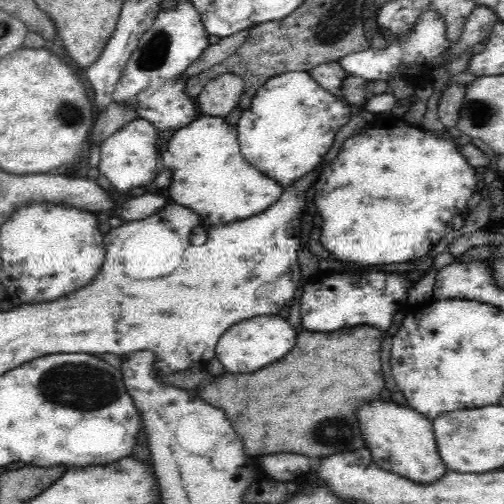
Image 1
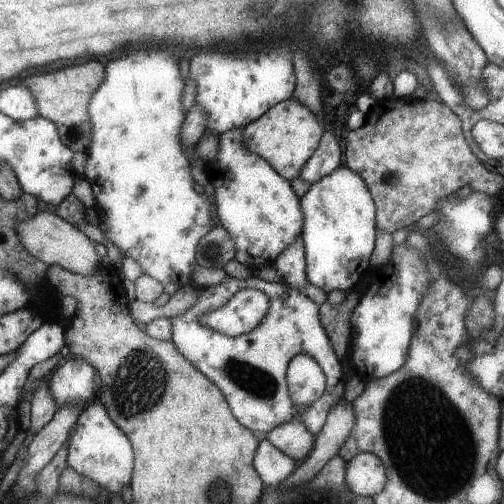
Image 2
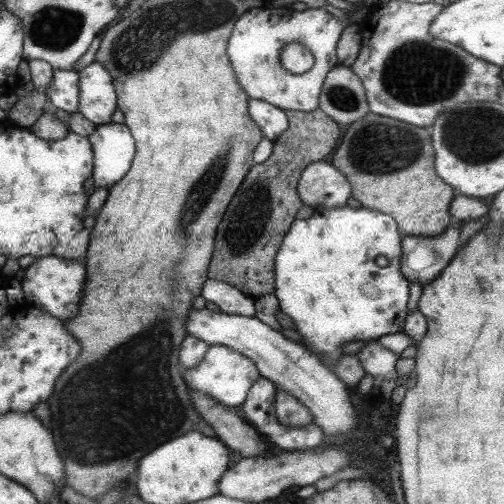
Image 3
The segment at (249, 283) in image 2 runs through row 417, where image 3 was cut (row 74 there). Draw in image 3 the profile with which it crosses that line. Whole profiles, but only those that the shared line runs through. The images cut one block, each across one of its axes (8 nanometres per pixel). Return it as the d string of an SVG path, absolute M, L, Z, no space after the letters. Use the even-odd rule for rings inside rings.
M263 6L259 8L251 8L245 14L241 14L241 18L235 22L233 32L227 40L227 56L235 74L235 80L241 88L241 92L247 94L249 100L263 100L269 102L275 108L281 108L283 112L293 110L293 112L313 112L319 108L319 94L325 82L325 76L329 70L333 70L335 66L339 66L337 60L337 44L339 38L343 34L343 26L339 24L337 18L333 18L331 14L325 12L325 8L307 8L303 12L295 12L295 10L287 10L287 8L269 8L265 10ZM289 42L299 42L307 48L307 52L313 54L315 64L311 70L307 70L305 74L291 74L281 66L279 54L283 52L283 46L287 46Z

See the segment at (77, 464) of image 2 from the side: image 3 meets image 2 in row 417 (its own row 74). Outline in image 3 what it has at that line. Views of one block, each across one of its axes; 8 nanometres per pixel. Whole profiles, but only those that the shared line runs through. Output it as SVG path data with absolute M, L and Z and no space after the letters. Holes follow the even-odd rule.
M93 62L79 74L79 112L95 126L111 124L117 106L117 94L111 74L101 64Z

